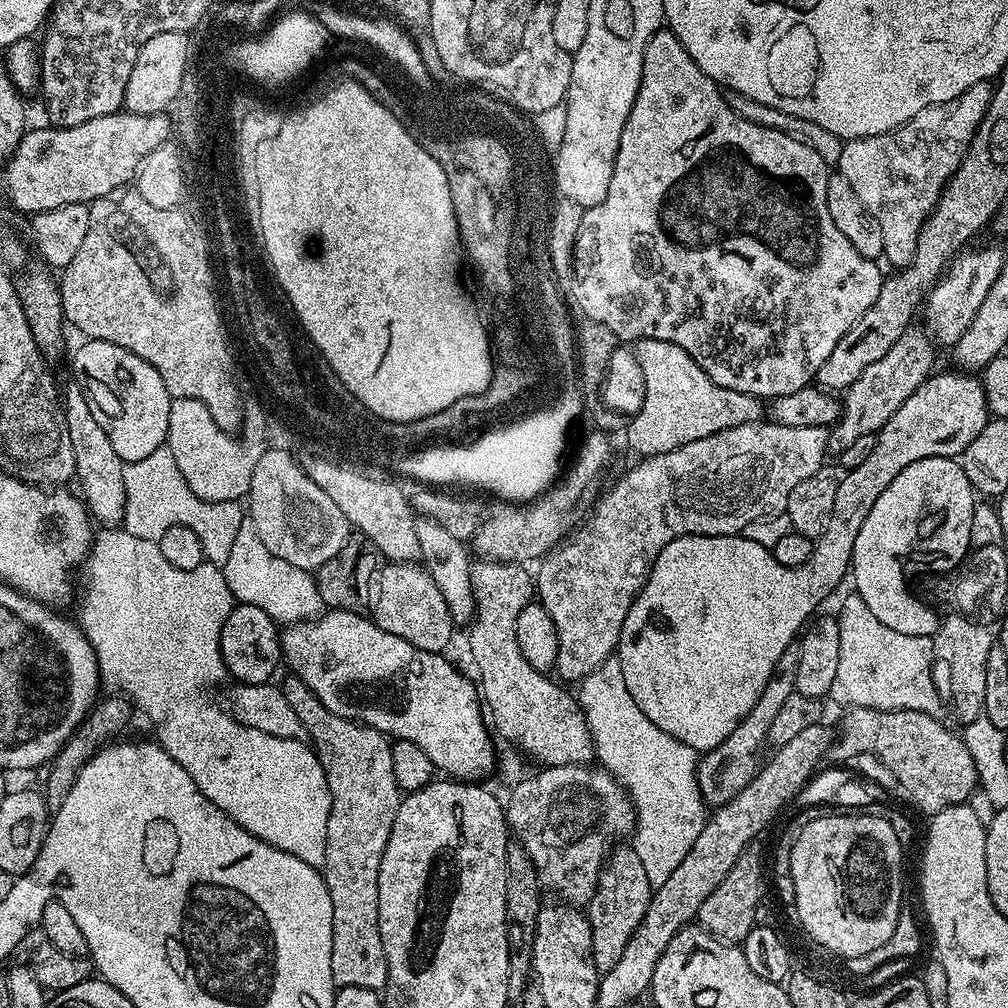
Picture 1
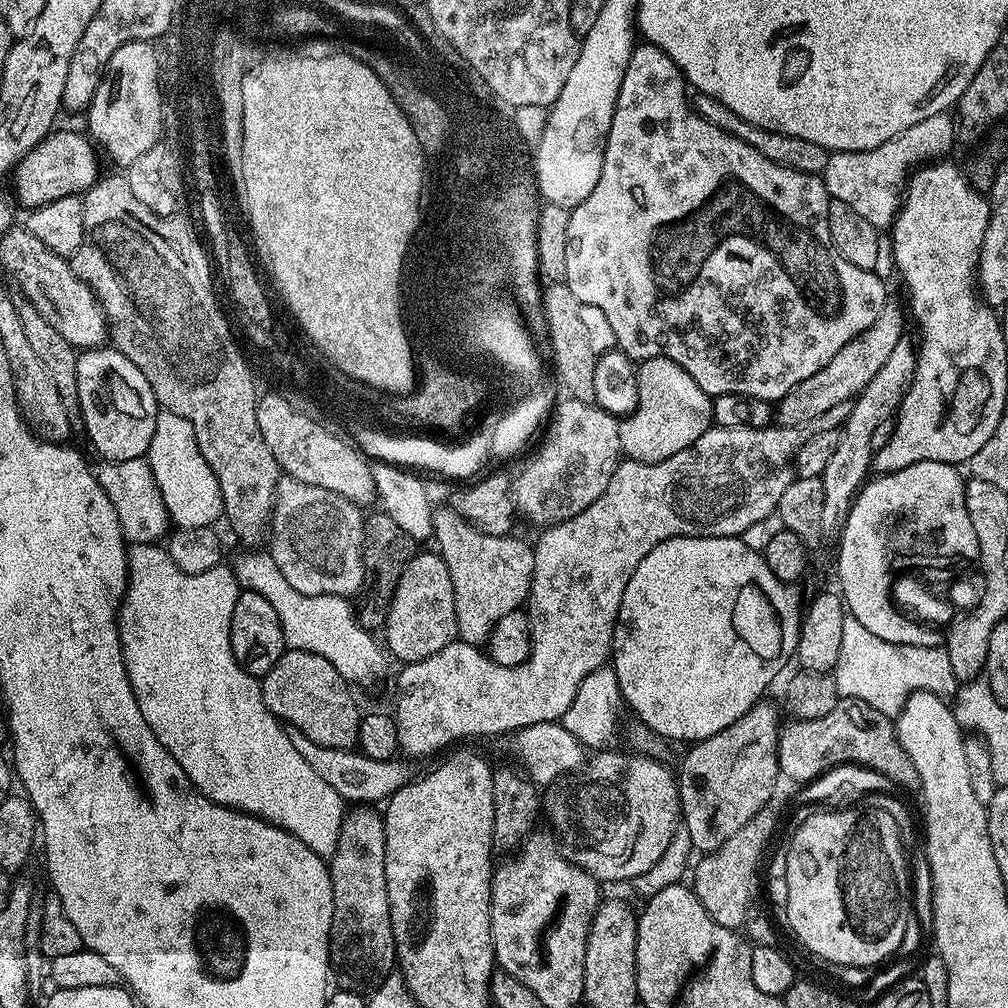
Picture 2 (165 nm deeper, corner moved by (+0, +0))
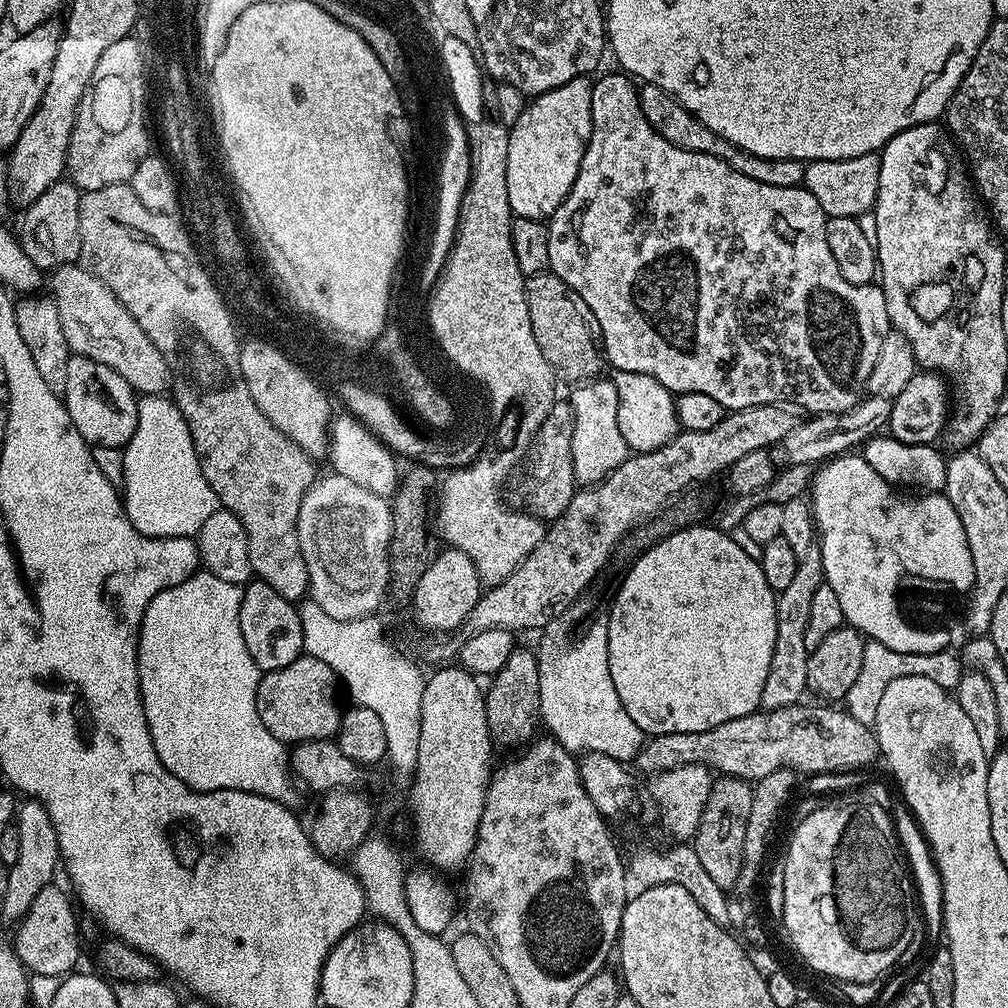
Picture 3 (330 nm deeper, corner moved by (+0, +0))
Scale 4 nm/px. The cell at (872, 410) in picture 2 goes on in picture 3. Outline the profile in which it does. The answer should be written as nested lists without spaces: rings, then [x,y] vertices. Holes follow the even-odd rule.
[[[814,546],[806,558],[800,560],[794,578],[776,597],[776,637],[774,638],[774,654],[770,654],[770,674],[766,674],[766,686],[762,686],[760,708],[788,708],[792,704],[801,703],[808,687],[808,654],[806,646],[806,622],[810,622],[810,602],[814,598],[818,586],[826,583],[822,554],[819,547]]]

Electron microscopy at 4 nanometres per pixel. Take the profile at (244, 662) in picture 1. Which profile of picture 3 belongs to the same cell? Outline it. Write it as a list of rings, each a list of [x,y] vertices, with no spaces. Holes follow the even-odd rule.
[[[259,578],[253,579],[243,589],[244,597],[240,603],[240,625],[242,626],[242,638],[246,638],[246,650],[250,650],[250,658],[260,668],[261,673],[273,672],[282,666],[290,666],[290,662],[297,660],[304,652],[304,631],[297,605],[291,600],[282,598],[274,586],[270,586]]]

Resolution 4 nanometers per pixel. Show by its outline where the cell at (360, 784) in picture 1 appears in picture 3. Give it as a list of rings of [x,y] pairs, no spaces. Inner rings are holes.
[[[302,654],[290,662],[290,666],[261,675],[256,695],[258,718],[262,718],[266,730],[270,730],[274,738],[288,746],[303,744],[306,740],[332,740],[340,729],[342,703],[339,691],[334,670],[330,670],[326,662]]]

